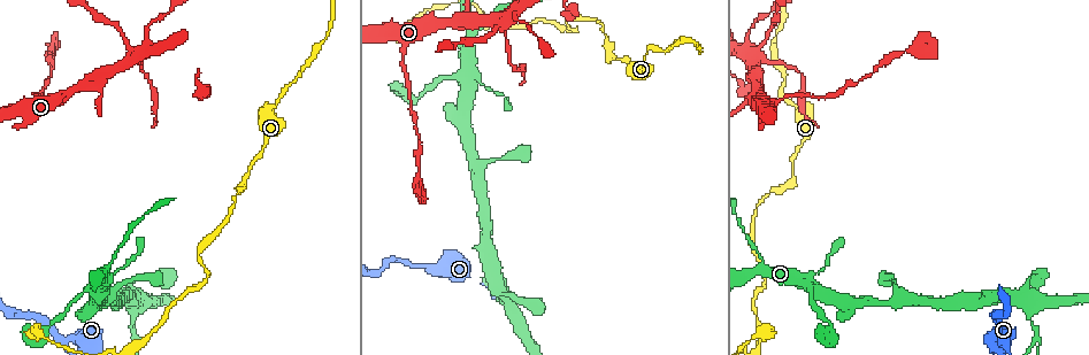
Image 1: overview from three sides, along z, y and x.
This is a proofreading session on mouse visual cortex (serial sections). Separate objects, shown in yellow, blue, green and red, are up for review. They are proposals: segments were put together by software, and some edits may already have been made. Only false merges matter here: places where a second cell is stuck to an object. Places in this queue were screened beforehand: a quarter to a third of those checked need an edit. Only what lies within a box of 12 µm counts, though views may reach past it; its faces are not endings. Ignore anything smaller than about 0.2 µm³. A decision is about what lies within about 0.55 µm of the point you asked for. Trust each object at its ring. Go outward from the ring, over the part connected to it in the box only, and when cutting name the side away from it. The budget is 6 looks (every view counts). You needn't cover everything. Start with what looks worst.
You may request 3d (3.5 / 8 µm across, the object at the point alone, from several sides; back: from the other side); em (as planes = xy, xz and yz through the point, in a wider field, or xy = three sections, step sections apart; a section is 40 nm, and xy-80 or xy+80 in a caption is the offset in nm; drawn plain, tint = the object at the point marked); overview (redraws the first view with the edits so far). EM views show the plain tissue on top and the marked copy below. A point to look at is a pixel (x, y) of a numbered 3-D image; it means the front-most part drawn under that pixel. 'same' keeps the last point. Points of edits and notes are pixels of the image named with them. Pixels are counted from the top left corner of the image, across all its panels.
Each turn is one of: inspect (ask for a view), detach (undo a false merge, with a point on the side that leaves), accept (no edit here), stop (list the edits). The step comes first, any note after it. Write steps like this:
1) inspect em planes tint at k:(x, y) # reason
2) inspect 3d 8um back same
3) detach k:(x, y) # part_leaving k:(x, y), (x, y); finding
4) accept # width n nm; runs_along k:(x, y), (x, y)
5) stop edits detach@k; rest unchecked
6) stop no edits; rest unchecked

inspect 3d 3.5um at 1:(1038, 334) # arms run side by side

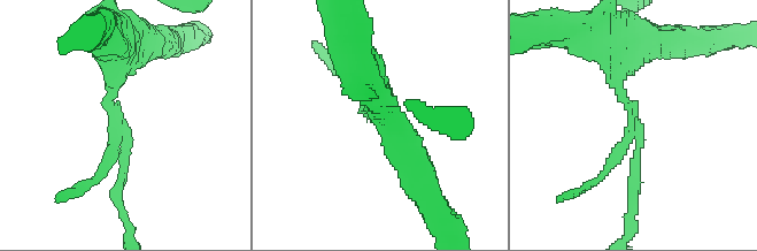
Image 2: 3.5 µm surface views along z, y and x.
inspect em xy step 5 tint at 2:(115, 118) # arms 3; arm_widths 150, 200, 250 nm; shape alone is not enough

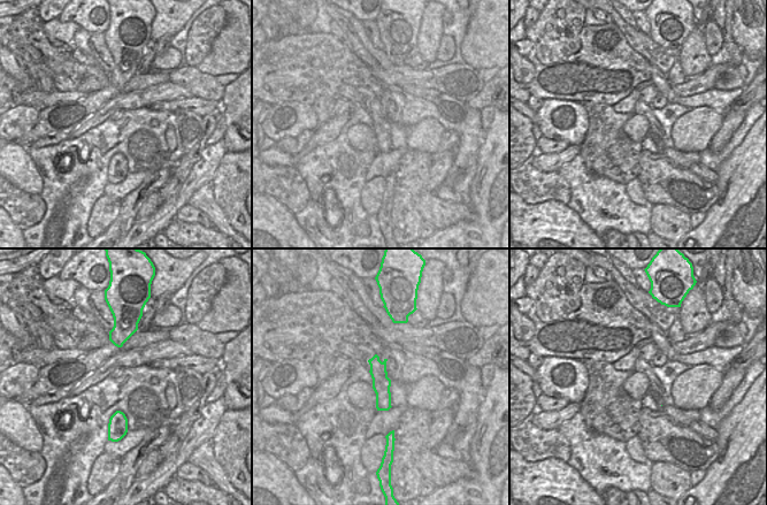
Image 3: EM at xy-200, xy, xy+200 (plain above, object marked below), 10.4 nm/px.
accept # runs_along 3:(375, 359), (385, 407); all the same cell

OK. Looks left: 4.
inspect 3d 8um at 1:(789, 103) # calibre changes

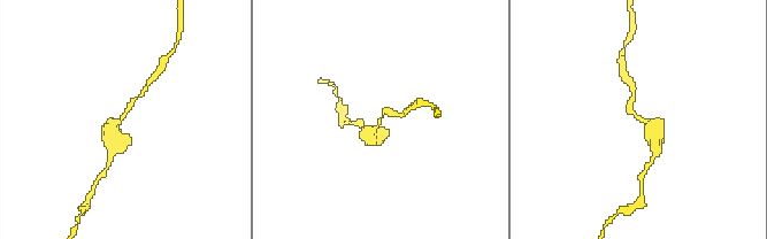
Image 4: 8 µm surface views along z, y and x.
inspect em planes tint at 4:(380, 119) # need the tissue

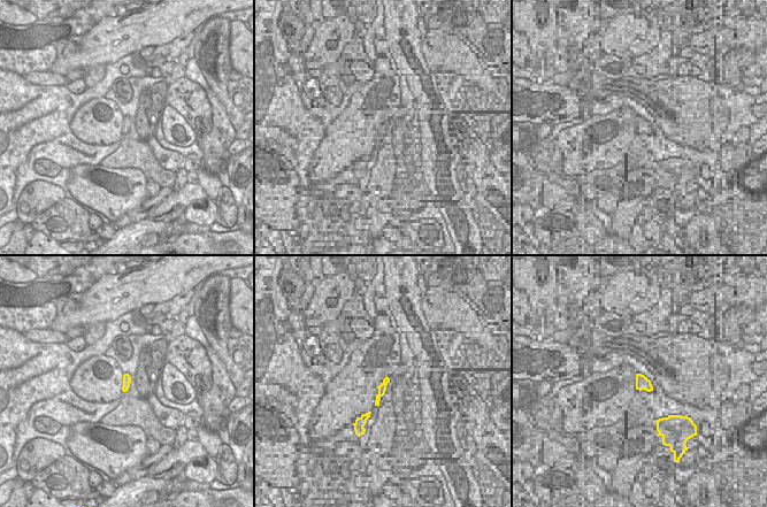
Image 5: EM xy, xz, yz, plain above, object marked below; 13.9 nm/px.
accept # runs_along 4:(115, 139), (112, 128), (143, 92); one cell here

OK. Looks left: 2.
inspect 3d 8um at 1:(574, 30) # sharp bend

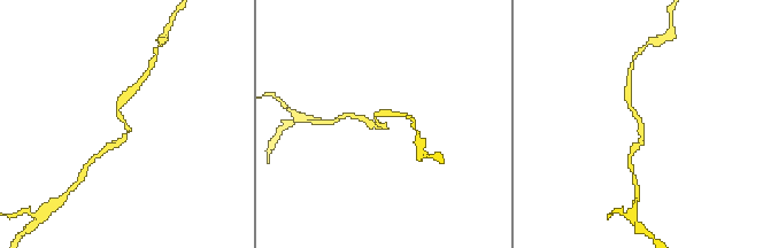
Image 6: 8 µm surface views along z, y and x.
inspect em xy step 2 tint at 6:(130, 128) # arm_widths 150, 200 nm; shape alone is not enough

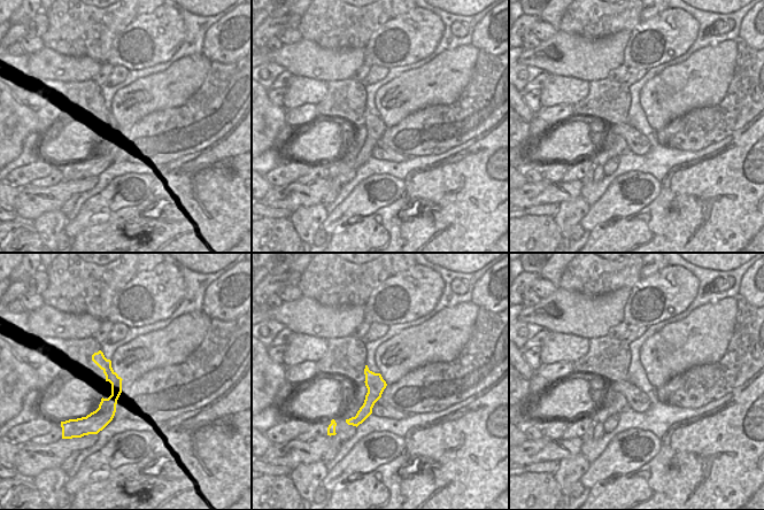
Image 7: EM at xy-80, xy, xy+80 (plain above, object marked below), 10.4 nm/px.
accept # runs_along 6:(121, 101), (117, 113), (129, 131), (105, 149); continuous, no second cell

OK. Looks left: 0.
stop no edits; rest unchecked

